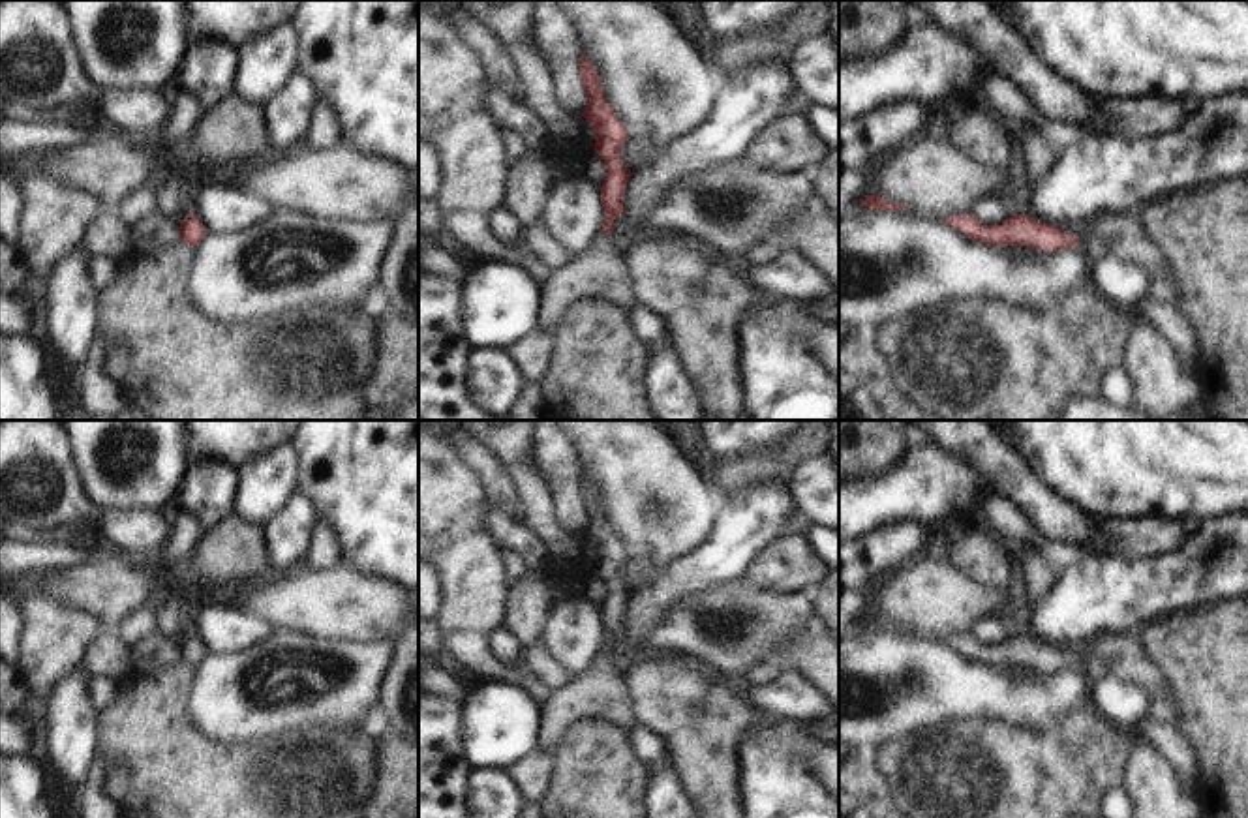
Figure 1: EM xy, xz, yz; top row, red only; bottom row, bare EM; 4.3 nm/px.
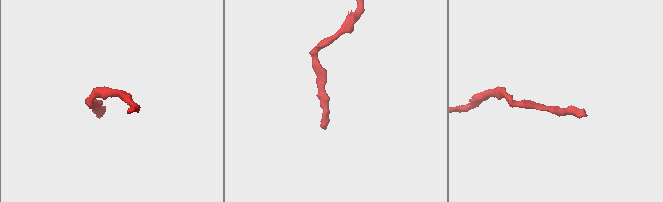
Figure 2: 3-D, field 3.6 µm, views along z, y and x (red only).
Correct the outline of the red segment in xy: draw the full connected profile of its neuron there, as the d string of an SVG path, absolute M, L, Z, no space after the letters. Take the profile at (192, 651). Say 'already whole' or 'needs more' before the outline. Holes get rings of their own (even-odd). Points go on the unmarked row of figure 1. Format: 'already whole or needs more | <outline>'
already whole | M186 634L180 642L180 660L195 668L206 655L203 642L195 634Z

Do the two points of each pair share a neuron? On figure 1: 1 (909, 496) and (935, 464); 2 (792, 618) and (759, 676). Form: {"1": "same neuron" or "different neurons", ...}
{"1": "same neuron", "2": "different neurons"}

